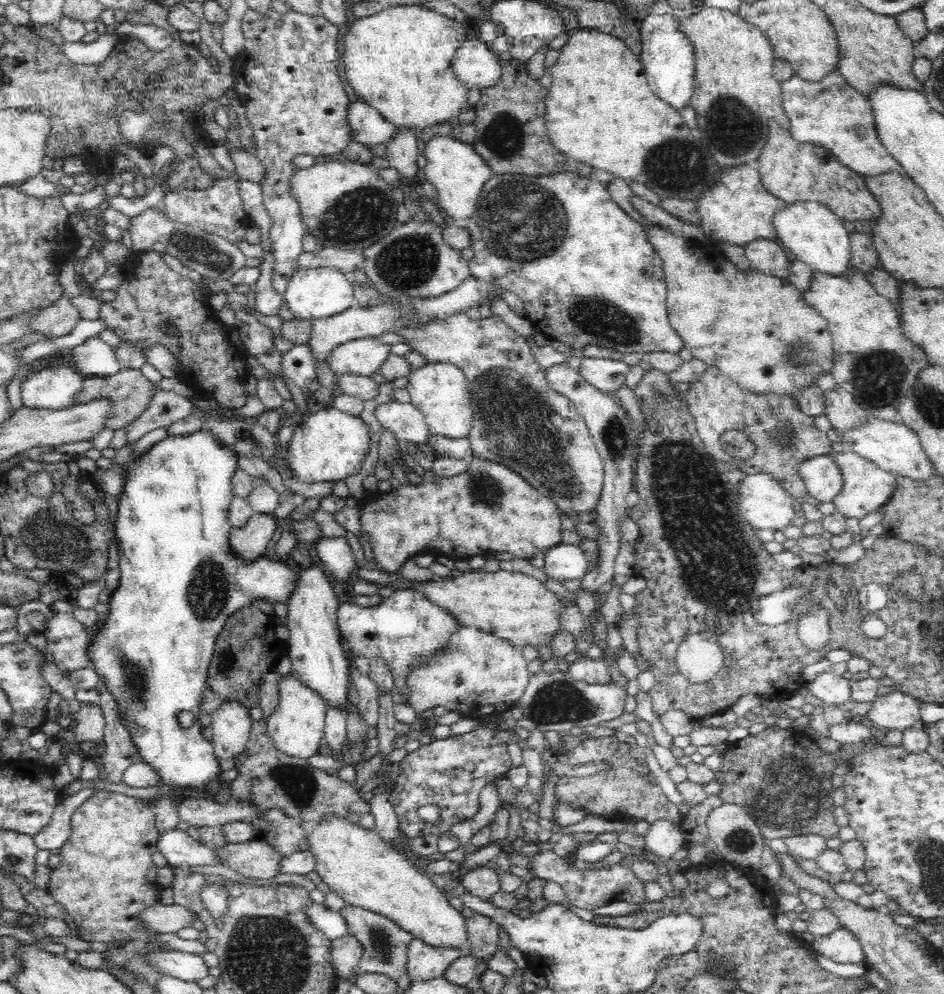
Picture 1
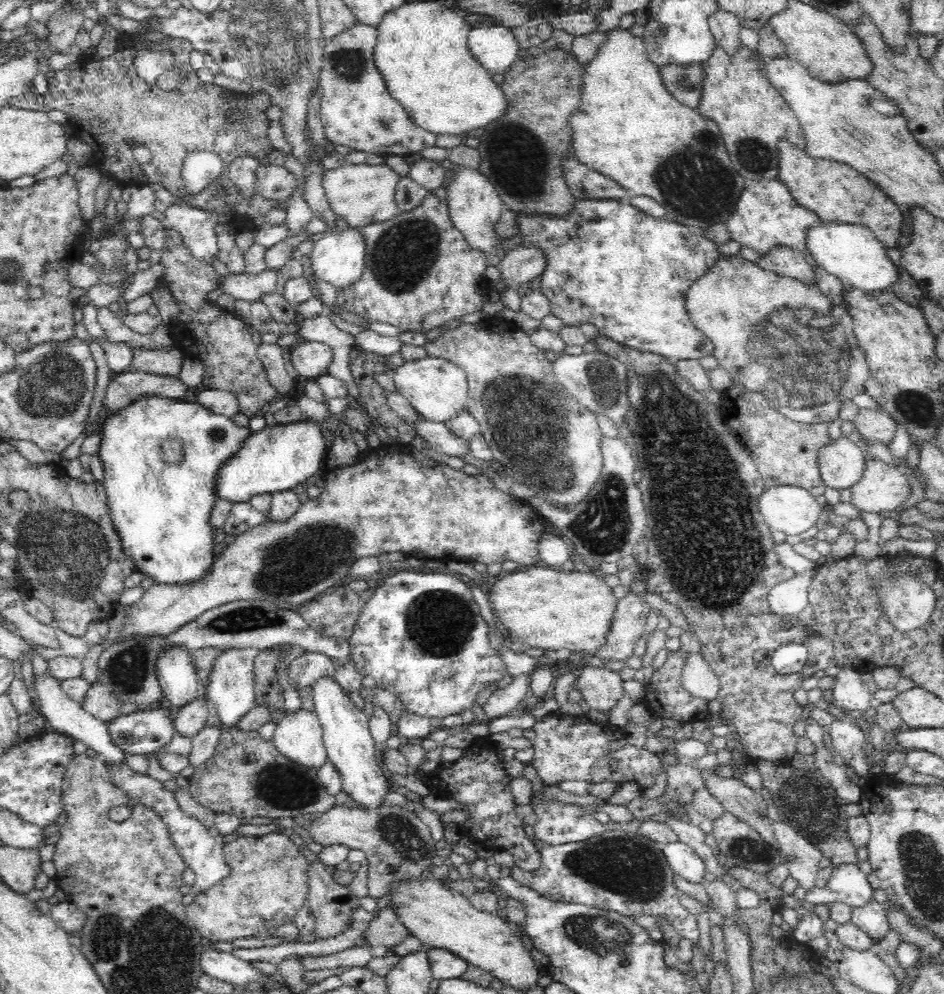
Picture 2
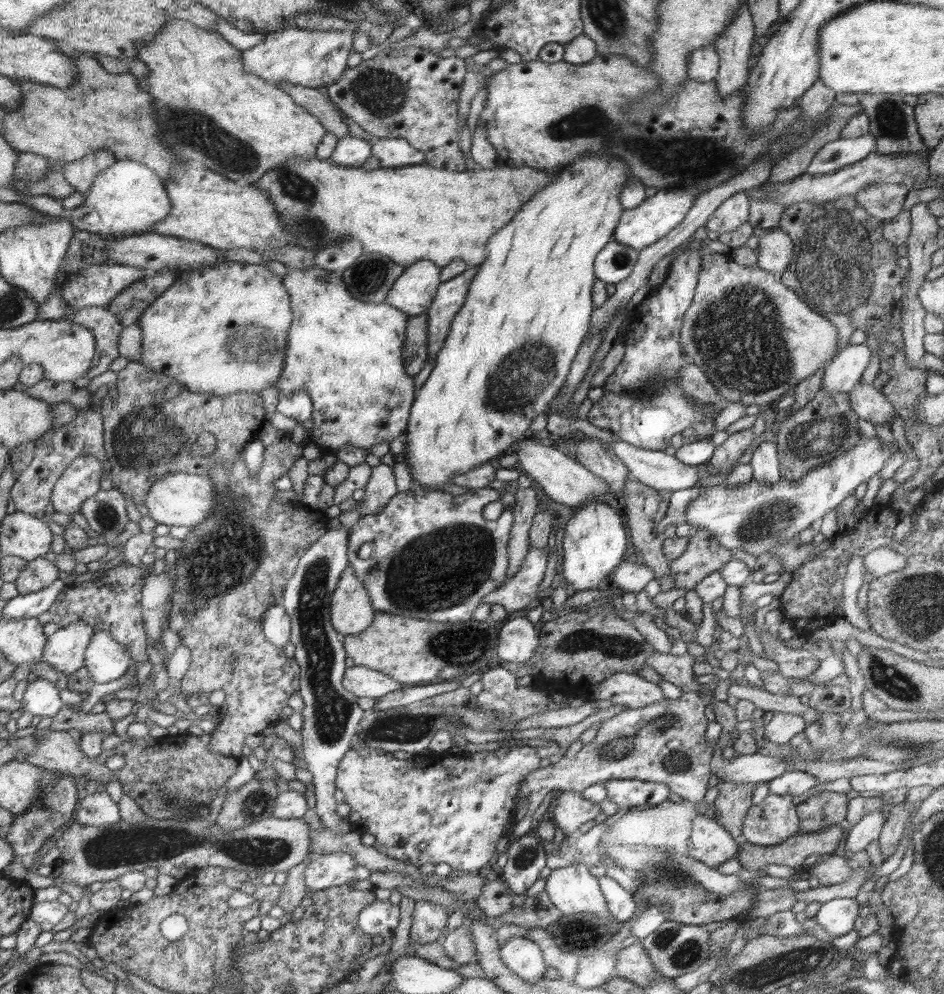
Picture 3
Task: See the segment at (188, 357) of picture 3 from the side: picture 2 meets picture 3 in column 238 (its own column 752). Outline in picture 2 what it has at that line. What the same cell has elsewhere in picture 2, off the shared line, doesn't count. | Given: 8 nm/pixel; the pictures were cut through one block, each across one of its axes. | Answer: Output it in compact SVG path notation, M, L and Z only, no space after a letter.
M740 255L724 257L717 260L717 264L701 278L694 280L688 292L684 292L684 306L688 311L689 320L700 329L700 332L713 343L713 356L719 362L719 366L730 373L734 383L744 385L753 393L761 393L769 400L769 405L790 420L800 424L830 423L838 420L838 412L844 400L852 400L856 394L864 394L864 384L868 380L868 364L865 364L865 353L853 331L853 320L845 307L833 305L830 299L817 287L808 287L798 280L779 276L778 274L763 270L756 262L748 261Z

